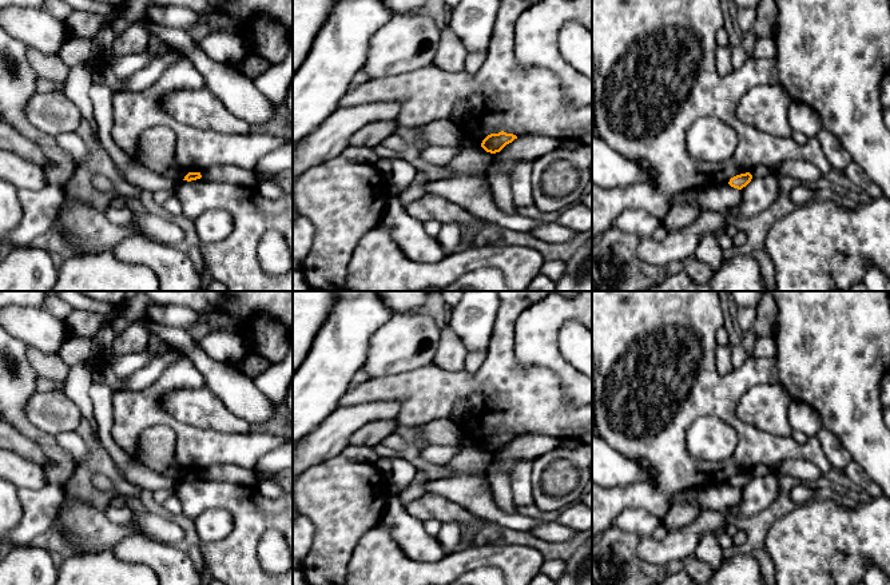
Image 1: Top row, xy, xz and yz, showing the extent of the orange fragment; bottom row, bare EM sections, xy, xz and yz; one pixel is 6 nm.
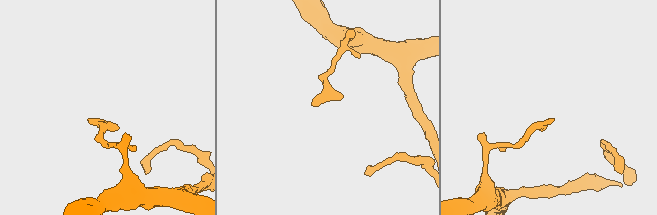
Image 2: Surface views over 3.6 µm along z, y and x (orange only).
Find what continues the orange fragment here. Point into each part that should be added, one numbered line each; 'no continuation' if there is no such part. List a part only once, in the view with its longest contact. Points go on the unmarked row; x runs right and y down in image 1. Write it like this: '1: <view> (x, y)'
no continuation

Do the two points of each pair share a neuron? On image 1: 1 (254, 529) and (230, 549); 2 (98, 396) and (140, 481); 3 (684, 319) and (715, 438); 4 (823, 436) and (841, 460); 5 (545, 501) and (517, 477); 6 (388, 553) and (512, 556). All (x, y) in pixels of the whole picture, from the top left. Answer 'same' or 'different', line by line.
1: same
2: same
3: same
4: same
5: different
6: same

